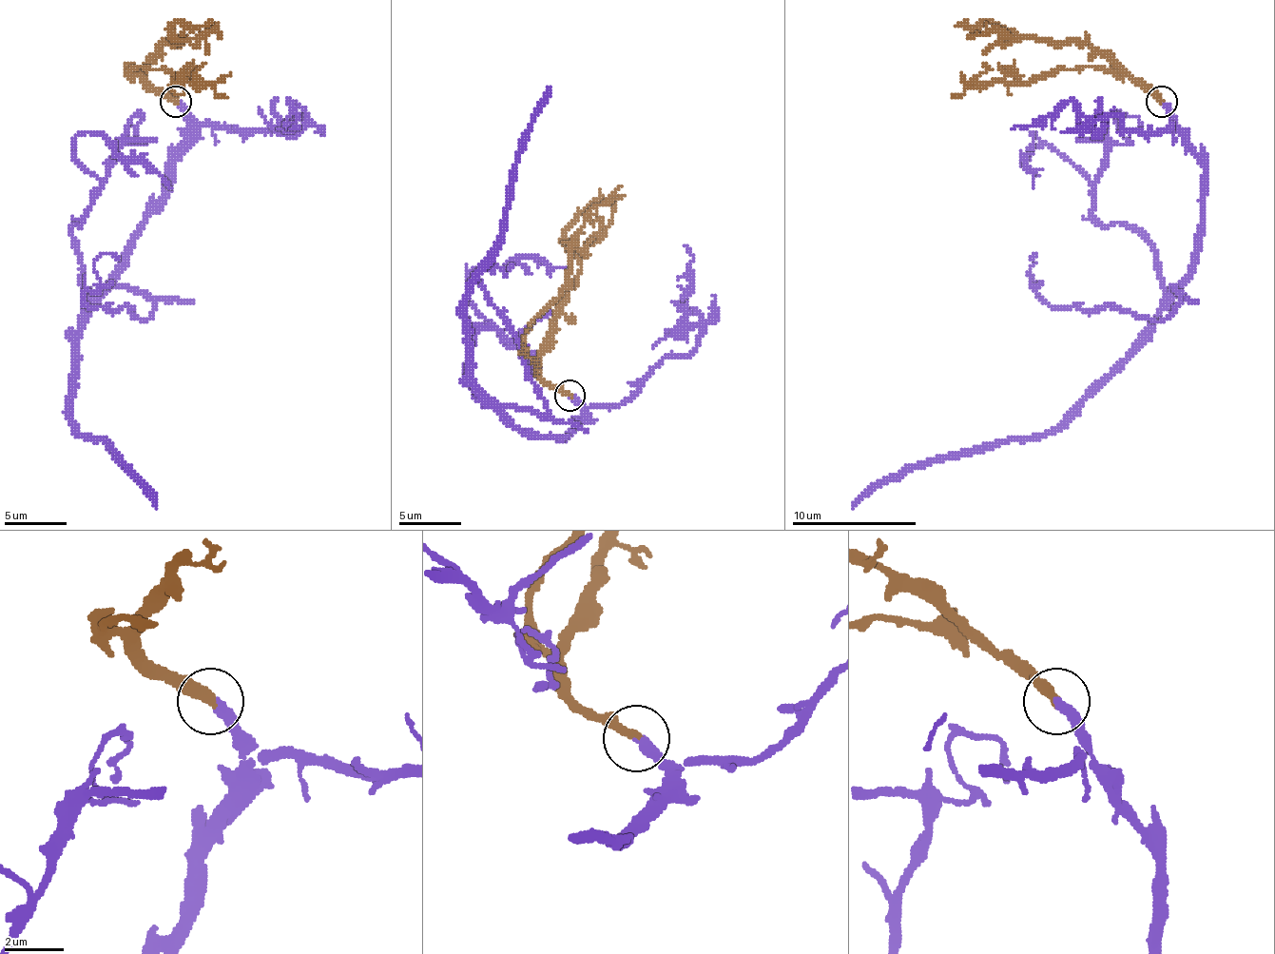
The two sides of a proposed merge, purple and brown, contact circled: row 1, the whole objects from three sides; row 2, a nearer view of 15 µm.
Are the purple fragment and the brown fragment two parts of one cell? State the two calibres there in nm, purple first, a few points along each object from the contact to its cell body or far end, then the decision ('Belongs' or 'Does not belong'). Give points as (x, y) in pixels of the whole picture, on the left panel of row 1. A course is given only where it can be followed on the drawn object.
Thickness 360 nm (purple) against 340 nm. Course of purple: (175, 101), (187, 138), (165, 169), (165, 200), (78, 337), (75, 427), (109, 449), (156, 508). Course of brown: (175, 101), (131, 69), (165, 69), (178, 82), (205, 82), (227, 97). Belongs

